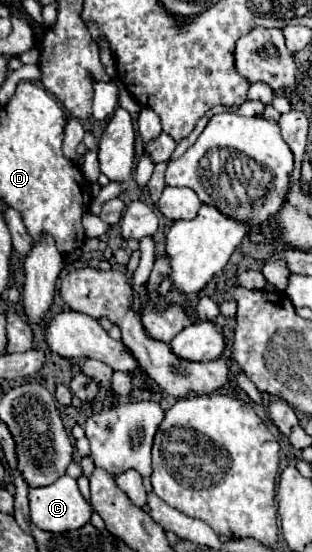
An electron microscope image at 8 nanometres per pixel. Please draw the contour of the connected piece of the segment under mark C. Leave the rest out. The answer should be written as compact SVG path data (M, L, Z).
M68 475L60 477L56 483L52 483L48 487L30 489L28 501L30 501L32 523L36 527L40 527L42 531L50 531L50 533L64 533L64 531L80 529L90 521L90 515L92 515L92 505L80 495L76 481Z

